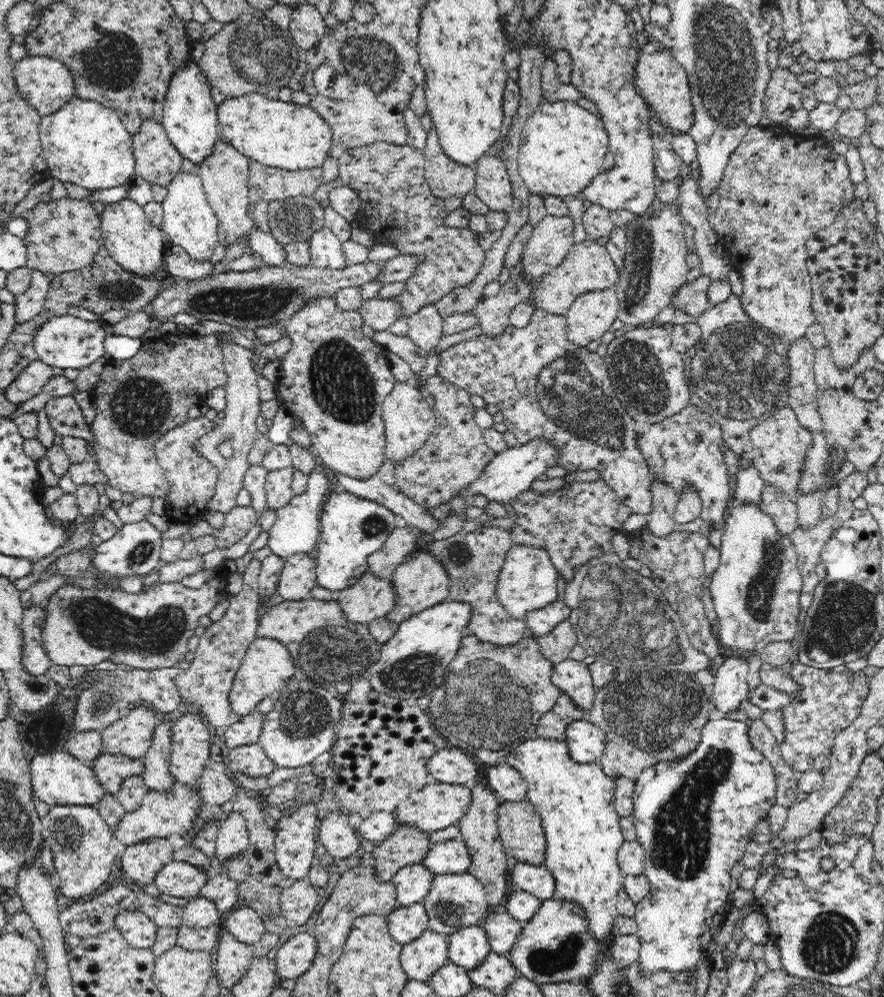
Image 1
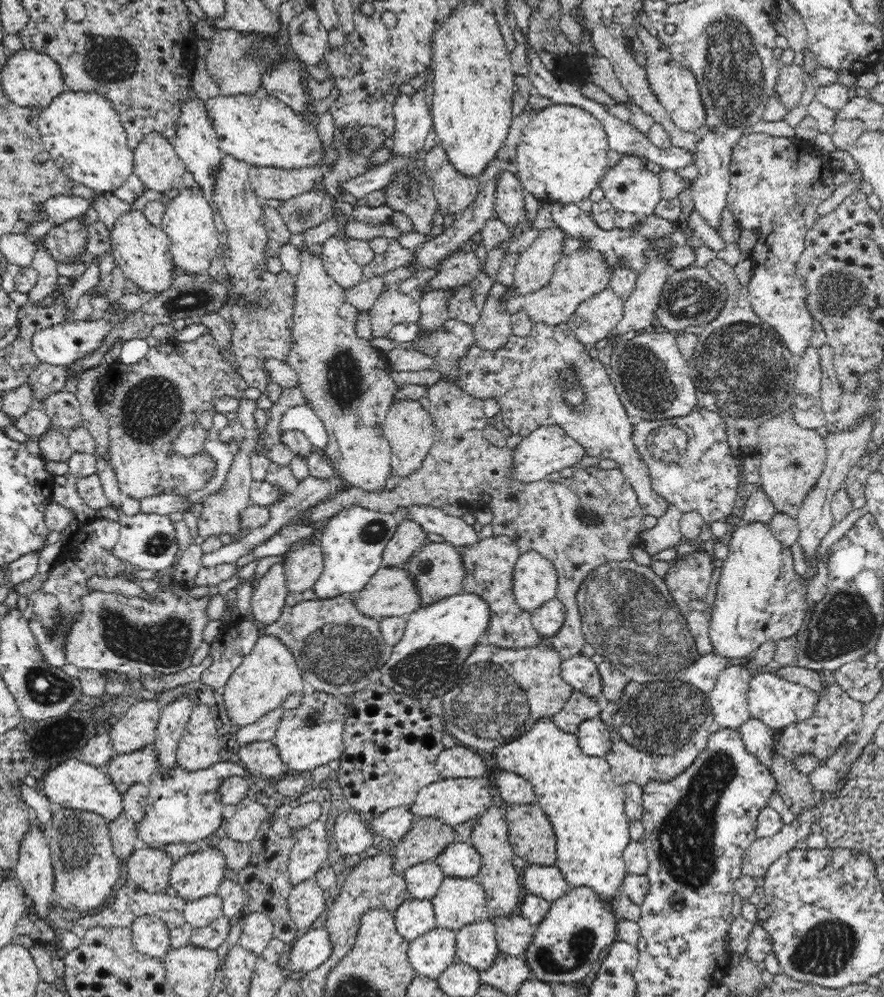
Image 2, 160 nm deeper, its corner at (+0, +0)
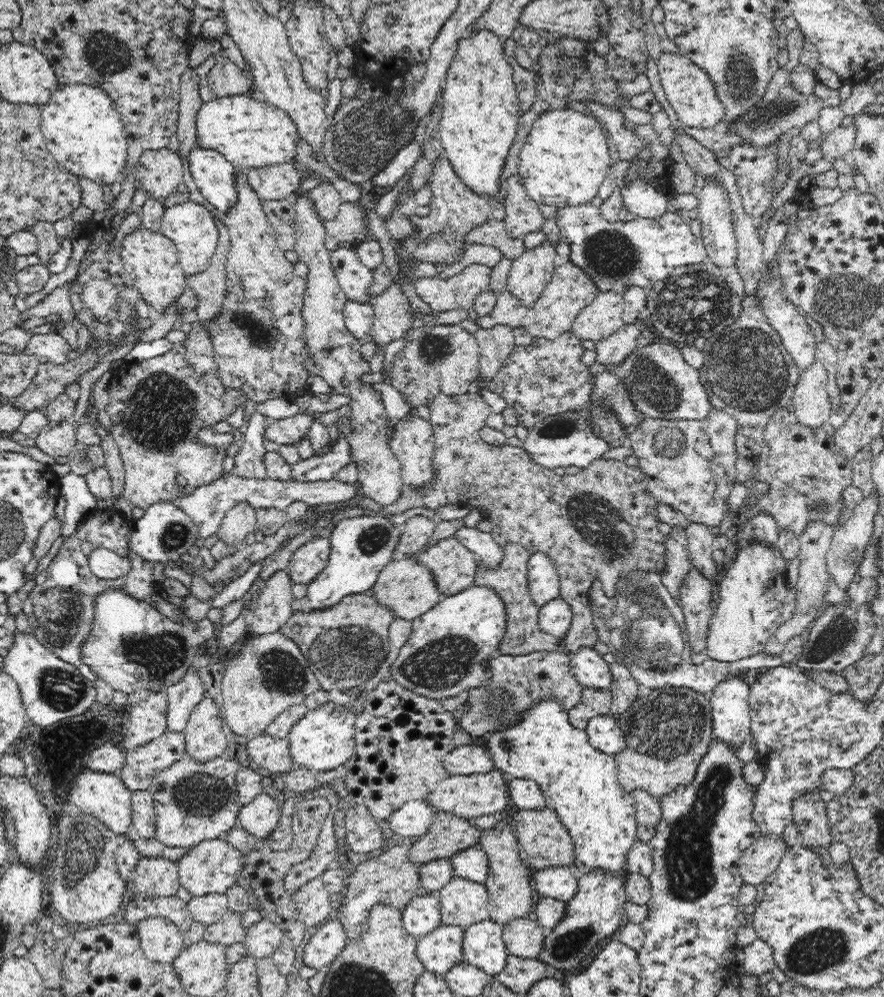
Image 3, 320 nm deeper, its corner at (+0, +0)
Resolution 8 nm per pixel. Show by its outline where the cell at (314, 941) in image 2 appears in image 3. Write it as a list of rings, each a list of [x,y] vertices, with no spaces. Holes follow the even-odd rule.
[[[337,919],[325,921],[305,945],[303,961],[310,968],[325,969],[342,952],[348,937],[344,925]]]

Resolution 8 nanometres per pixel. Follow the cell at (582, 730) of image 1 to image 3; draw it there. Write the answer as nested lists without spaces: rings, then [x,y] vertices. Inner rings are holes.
[[[609,713],[591,718],[585,730],[589,743],[605,754],[616,756],[626,748],[626,735],[619,722],[619,715]]]

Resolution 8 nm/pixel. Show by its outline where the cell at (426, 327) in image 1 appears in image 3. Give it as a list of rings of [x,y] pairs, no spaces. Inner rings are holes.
[[[474,263],[448,279],[440,276],[418,278],[414,286],[420,298],[435,312],[464,308],[474,318],[474,298],[487,291],[491,280],[491,267]]]

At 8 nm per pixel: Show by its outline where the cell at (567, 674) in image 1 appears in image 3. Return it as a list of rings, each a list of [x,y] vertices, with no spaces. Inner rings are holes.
[[[592,647],[580,648],[571,654],[570,671],[585,688],[610,690],[614,682],[610,664]]]

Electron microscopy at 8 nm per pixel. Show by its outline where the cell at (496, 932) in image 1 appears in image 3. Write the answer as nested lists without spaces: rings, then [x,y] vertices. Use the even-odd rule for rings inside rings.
[[[533,917],[511,920],[503,925],[502,938],[510,955],[520,958],[538,958],[544,948],[545,937]]]

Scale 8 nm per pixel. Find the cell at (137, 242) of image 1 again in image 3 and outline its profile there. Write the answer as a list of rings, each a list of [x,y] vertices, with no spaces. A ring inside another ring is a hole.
[[[147,229],[130,232],[122,241],[119,253],[124,268],[132,278],[141,299],[157,311],[164,313],[169,306],[174,306],[175,301],[188,288],[187,275],[179,263],[176,245],[162,232]]]

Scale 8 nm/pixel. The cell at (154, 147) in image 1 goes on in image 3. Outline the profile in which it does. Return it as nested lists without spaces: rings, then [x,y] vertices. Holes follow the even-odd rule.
[[[167,148],[148,150],[140,158],[136,180],[149,196],[162,201],[183,182],[184,165],[179,154]]]

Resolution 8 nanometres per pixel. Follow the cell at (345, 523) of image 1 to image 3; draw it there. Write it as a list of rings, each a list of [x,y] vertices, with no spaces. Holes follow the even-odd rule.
[[[356,516],[338,521],[328,532],[331,553],[326,568],[308,583],[306,596],[312,611],[337,605],[348,595],[370,593],[380,571],[394,558],[400,531],[387,516]]]

